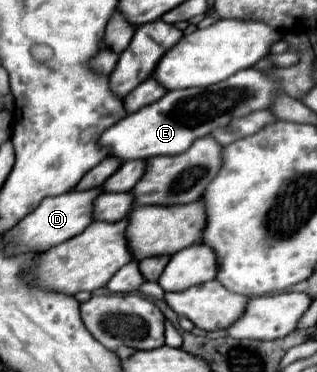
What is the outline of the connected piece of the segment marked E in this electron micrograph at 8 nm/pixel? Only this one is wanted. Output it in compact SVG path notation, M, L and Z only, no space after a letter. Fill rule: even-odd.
M253 68L241 70L231 78L207 88L171 90L161 100L143 106L141 110L107 128L99 136L99 146L107 150L107 156L119 158L121 162L181 154L191 146L195 138L207 136L213 128L227 126L231 118L239 118L243 114L249 114L251 110L269 108L269 104L273 102L273 92L277 90L279 86L271 78Z

